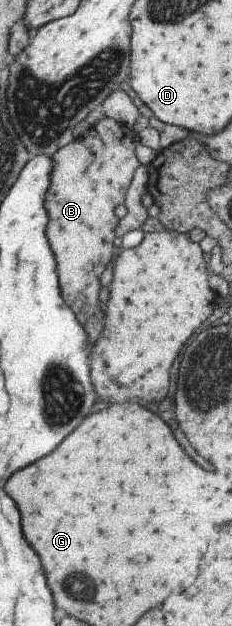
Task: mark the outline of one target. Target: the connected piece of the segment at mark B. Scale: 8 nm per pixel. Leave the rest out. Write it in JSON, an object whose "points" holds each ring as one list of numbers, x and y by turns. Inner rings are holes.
{"points":[[104,116,84,138,77,138,54,156,55,167,51,175,53,184,46,203,47,211,50,213,47,237,50,238,55,259,59,261,63,297,67,297,67,305,71,305,75,313,81,313,79,317,83,317,83,325,87,325,87,333,91,333,91,345,95,345,105,331,107,315,101,309,101,275,105,273,115,251,115,229,120,221,115,215,115,207,126,201,135,172,141,165,135,153,138,142,139,138,133,129]]}

